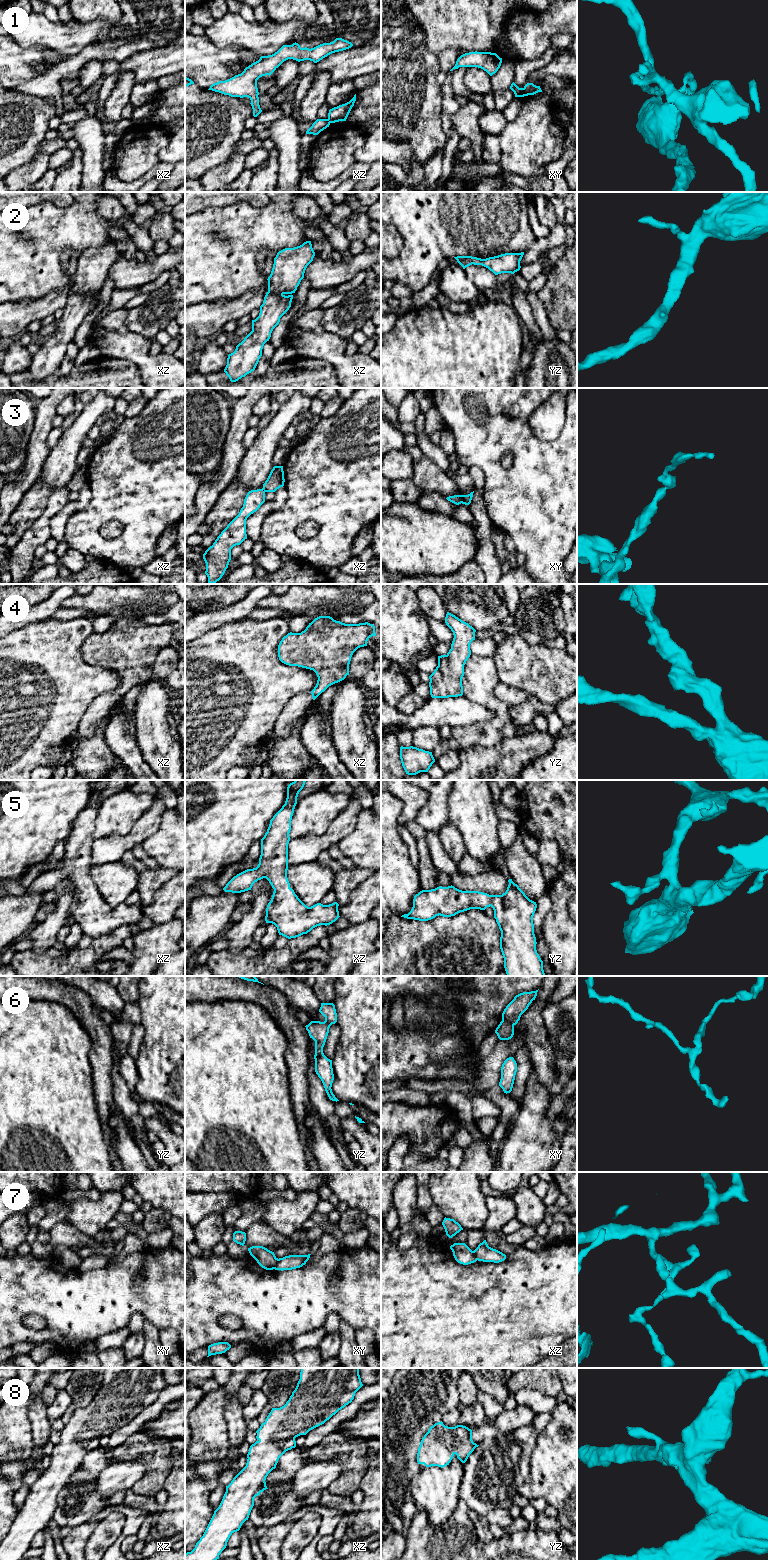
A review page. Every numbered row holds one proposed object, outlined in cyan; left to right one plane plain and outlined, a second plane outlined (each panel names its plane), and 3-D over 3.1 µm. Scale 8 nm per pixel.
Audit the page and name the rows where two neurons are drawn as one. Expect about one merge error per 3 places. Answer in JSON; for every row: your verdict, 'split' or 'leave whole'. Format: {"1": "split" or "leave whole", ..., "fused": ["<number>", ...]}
{"1": "split", "2": "leave whole", "3": "split", "4": "leave whole", "5": "leave whole", "6": "split", "7": "split", "8": "leave whole", "fused": ["1", "3", "6", "7"]}

